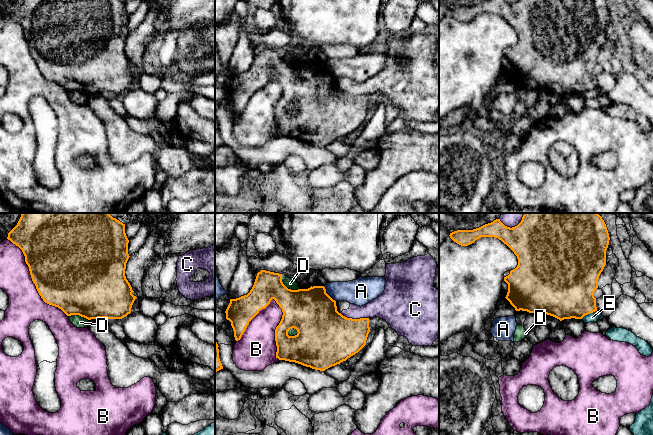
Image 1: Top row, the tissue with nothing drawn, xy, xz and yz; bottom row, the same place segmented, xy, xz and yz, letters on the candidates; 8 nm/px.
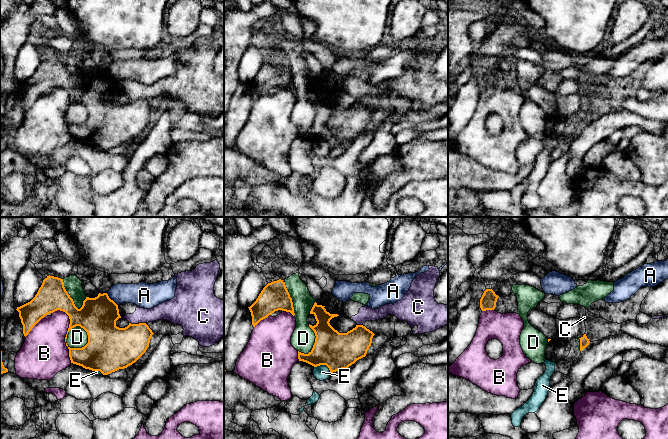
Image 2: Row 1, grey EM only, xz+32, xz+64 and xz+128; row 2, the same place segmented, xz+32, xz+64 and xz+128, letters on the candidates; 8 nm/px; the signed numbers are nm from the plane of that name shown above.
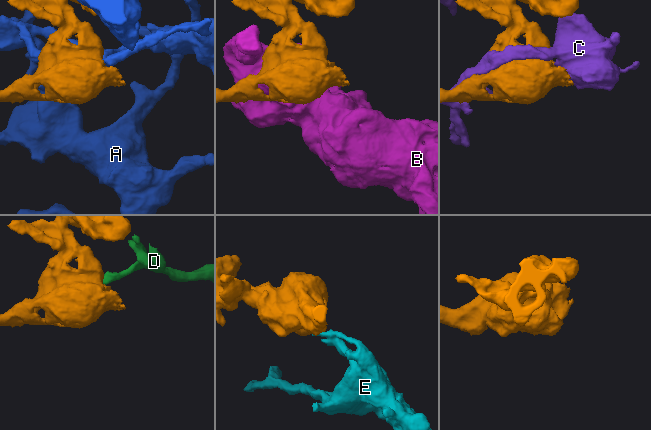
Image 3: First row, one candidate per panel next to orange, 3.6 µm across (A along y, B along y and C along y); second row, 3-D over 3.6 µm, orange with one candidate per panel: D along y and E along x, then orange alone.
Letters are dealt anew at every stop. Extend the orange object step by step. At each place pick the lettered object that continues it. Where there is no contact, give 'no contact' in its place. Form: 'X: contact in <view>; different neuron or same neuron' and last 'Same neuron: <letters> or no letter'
A: contact in xz; different neuron
B: contact in xz; different neuron
C: contact in xz; different neuron
D: contact in xz; different neuron
E: contact in yz; different neuron
Same neuron: no letter

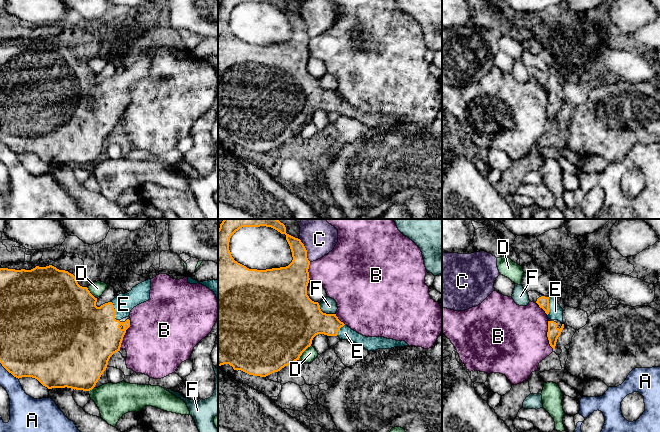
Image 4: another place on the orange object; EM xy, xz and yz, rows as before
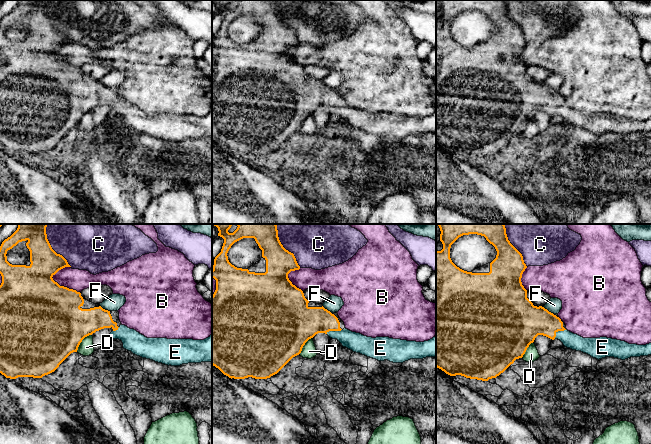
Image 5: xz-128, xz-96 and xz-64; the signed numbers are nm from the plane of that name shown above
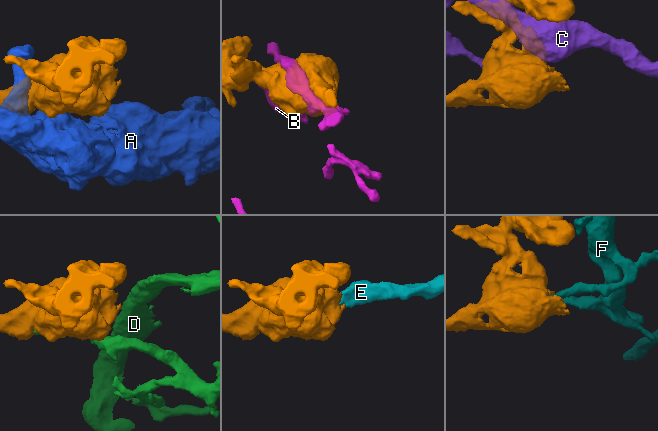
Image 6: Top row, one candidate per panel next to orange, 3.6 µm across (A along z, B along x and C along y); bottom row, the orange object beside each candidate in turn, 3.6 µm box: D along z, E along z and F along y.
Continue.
A: contact in xy; different neuron
B: contact in yz; different neuron
C: contact in xz; different neuron
D: contact in xz; different neuron
E: contact in xy; same neuron
F: contact in xz; different neuron
Same neuron: E

